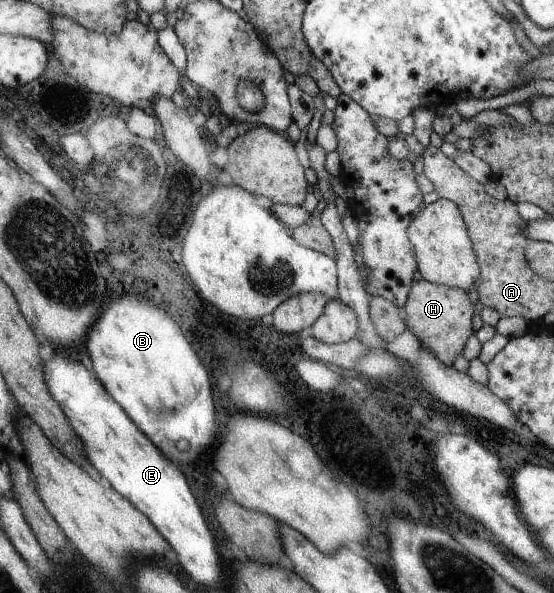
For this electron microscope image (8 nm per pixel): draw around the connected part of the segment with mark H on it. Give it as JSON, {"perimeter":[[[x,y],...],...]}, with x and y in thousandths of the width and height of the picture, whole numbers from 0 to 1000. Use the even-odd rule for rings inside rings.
{"perimeter":[[[745,474],[740,504],[729,516],[736,553],[800,610],[812,617],[825,600],[834,599],[841,573],[852,567],[852,536],[856,513],[848,509],[838,487],[778,477],[776,474]]]}

